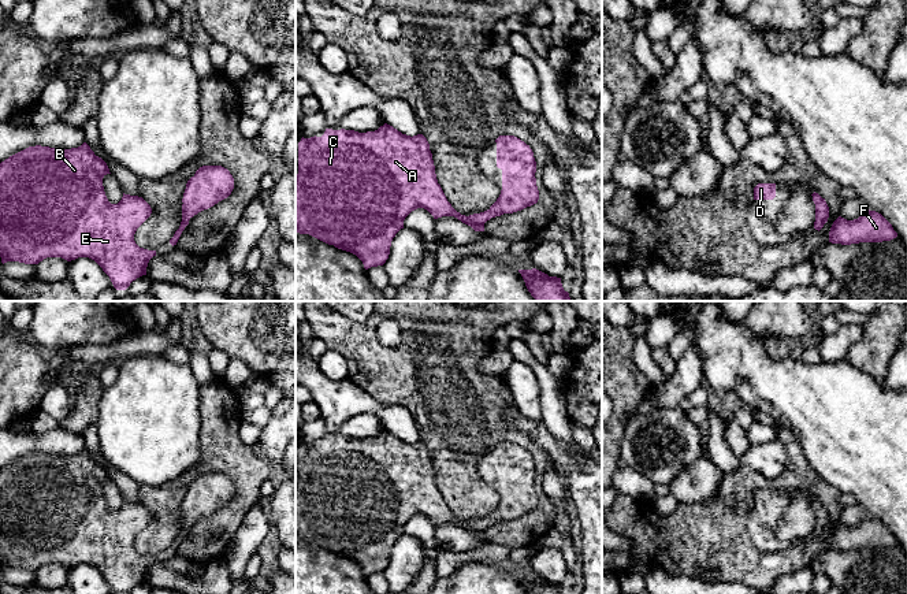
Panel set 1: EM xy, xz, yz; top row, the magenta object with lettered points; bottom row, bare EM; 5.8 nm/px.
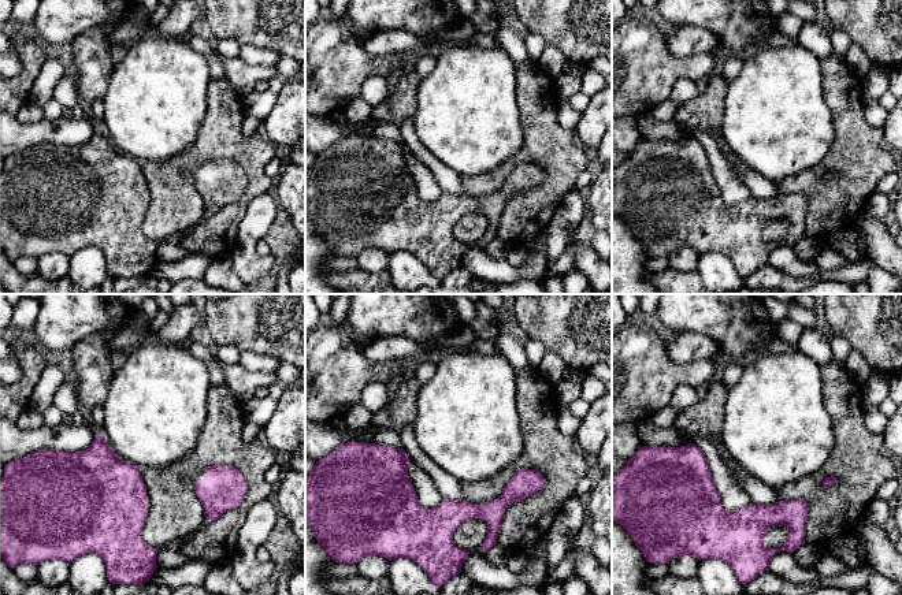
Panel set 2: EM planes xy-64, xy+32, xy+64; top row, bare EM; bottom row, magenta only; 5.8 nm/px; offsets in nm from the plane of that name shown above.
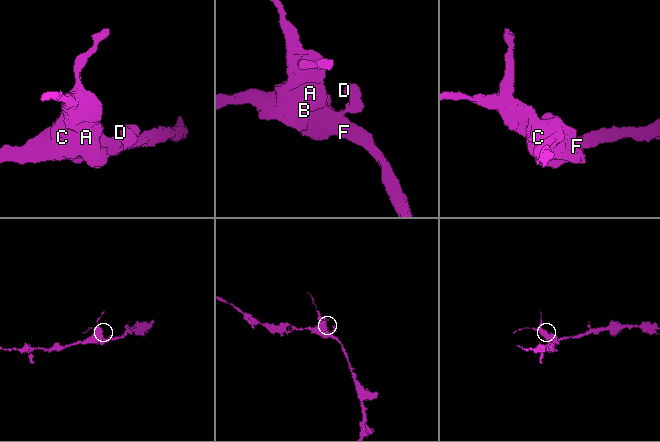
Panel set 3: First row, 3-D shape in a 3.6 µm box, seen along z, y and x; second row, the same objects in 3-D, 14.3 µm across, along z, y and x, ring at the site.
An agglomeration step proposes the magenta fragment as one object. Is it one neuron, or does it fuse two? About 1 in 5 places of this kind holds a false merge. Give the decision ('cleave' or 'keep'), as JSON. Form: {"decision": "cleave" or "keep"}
{"decision": "keep"}

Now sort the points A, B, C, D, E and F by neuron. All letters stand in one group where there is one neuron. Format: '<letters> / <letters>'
A B C D E F

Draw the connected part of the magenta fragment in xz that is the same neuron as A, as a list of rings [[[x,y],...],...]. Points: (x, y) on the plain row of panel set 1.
[[[384,430],[375,438],[326,435],[321,443],[302,443],[298,449],[298,480],[295,482],[295,539],[309,541],[356,561],[368,576],[386,569],[393,545],[404,535],[405,524],[417,515],[427,516],[434,526],[454,523],[475,538],[484,538],[484,530],[491,524],[521,517],[539,506],[536,468],[529,452],[514,442],[499,442],[495,449],[497,474],[502,476],[501,501],[487,517],[465,523],[451,513],[438,490],[430,450],[423,441],[410,443]]]

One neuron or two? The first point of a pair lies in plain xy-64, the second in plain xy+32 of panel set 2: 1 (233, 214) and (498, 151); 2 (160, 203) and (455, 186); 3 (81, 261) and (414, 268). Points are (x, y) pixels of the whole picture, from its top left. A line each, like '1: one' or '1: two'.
1: two
2: two
3: one

